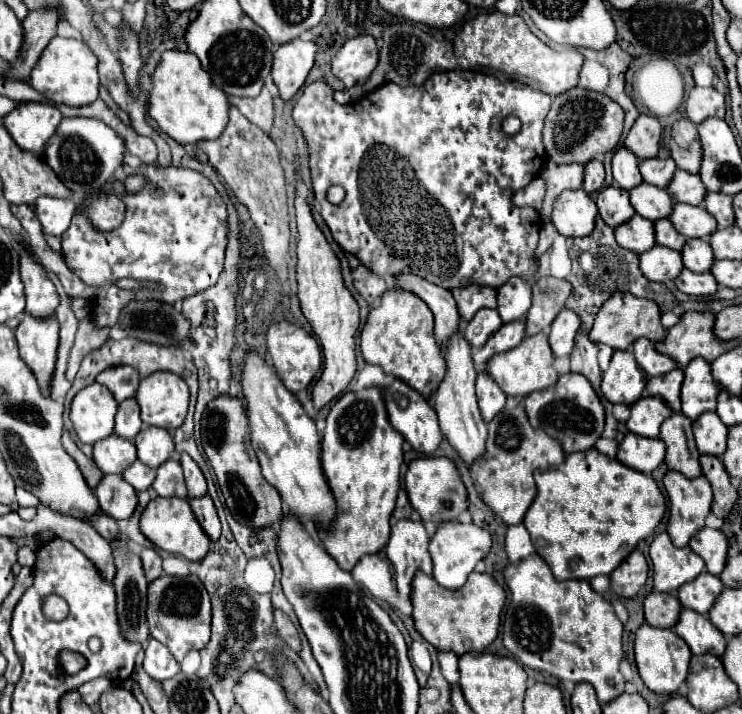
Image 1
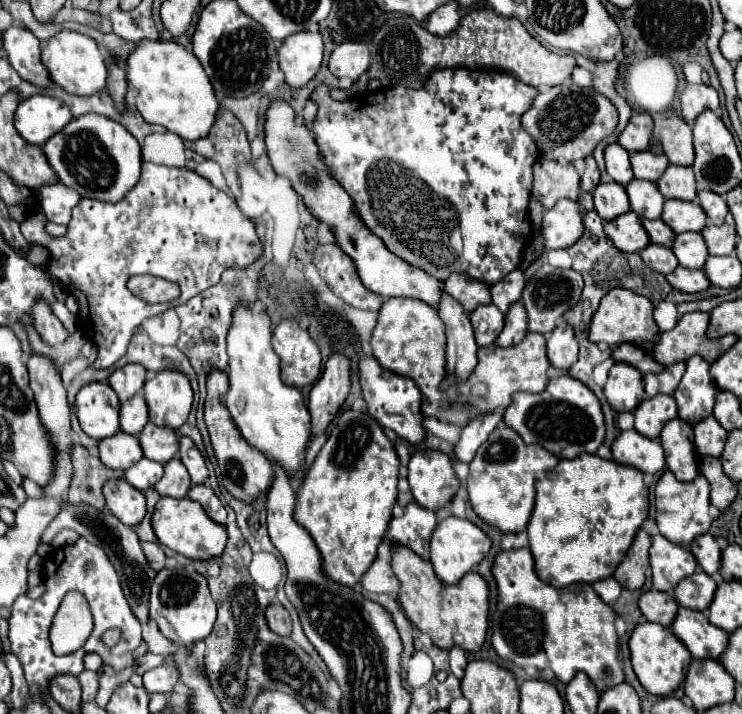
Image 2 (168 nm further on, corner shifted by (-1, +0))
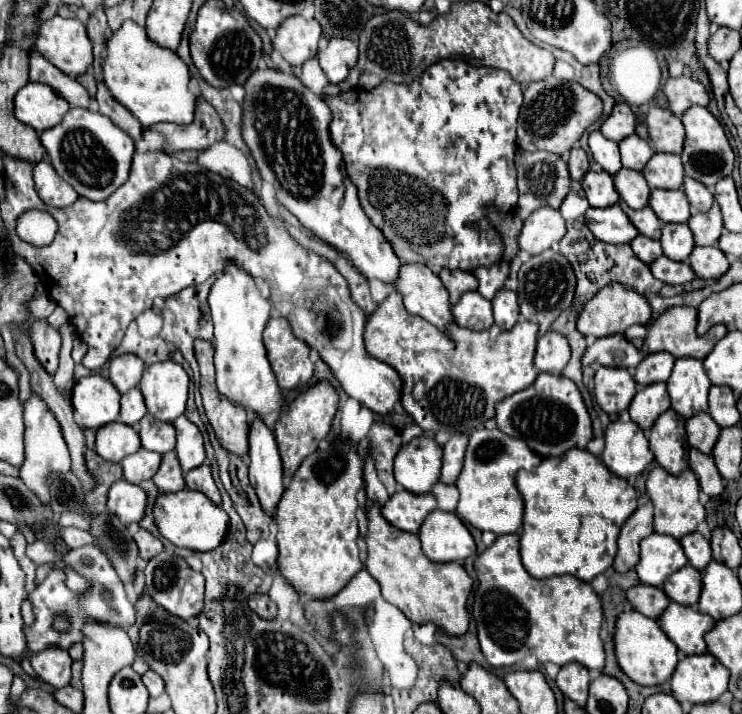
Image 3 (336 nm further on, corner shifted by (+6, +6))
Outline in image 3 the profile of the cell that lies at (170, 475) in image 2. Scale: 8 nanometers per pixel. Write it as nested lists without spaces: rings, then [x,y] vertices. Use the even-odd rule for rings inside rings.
[[[169,451],[169,453],[163,455],[161,467],[159,467],[159,471],[155,473],[153,481],[155,481],[155,485],[159,487],[159,491],[163,491],[163,493],[169,493],[169,491],[175,493],[175,491],[185,489],[183,471],[181,471],[181,465],[177,463],[175,451]]]

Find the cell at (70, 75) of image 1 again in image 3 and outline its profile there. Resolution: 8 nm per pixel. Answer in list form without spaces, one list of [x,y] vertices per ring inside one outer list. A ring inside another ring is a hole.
[[[55,15],[43,21],[39,29],[37,51],[69,77],[87,73],[93,63],[93,47],[79,19]]]

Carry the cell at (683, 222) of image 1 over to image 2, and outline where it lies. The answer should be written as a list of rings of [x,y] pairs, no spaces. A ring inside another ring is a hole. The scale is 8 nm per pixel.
[[[668,199],[664,203],[662,219],[666,221],[666,225],[670,225],[670,229],[674,233],[700,231],[706,225],[704,211],[694,201],[672,201],[672,199]]]

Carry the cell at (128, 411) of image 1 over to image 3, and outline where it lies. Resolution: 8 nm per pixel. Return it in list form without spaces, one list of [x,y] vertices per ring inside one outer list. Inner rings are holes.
[[[135,387],[131,391],[127,391],[123,397],[121,397],[121,415],[119,419],[125,423],[125,425],[131,425],[131,427],[137,427],[139,419],[143,419],[143,415],[147,413],[147,407],[143,403],[143,395],[141,391]]]

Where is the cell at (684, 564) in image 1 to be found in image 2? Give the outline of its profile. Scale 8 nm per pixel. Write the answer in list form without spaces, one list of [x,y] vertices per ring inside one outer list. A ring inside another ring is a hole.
[[[656,535],[650,547],[650,567],[654,589],[664,591],[664,585],[668,585],[670,589],[680,579],[692,575],[698,563],[686,547],[680,547],[676,543],[670,543],[662,535]]]

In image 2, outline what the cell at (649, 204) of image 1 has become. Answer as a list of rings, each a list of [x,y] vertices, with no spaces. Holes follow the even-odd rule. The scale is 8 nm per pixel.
[[[632,179],[626,185],[626,193],[630,197],[630,209],[638,217],[648,217],[648,219],[658,219],[662,215],[662,205],[664,197],[656,189],[656,183],[652,181],[642,181],[642,179]]]

